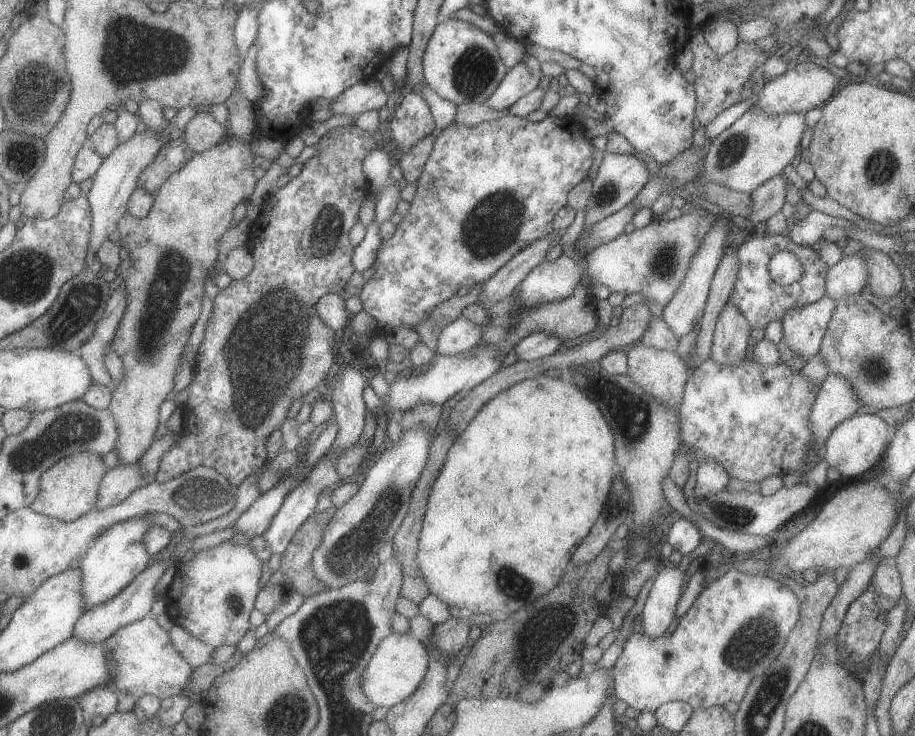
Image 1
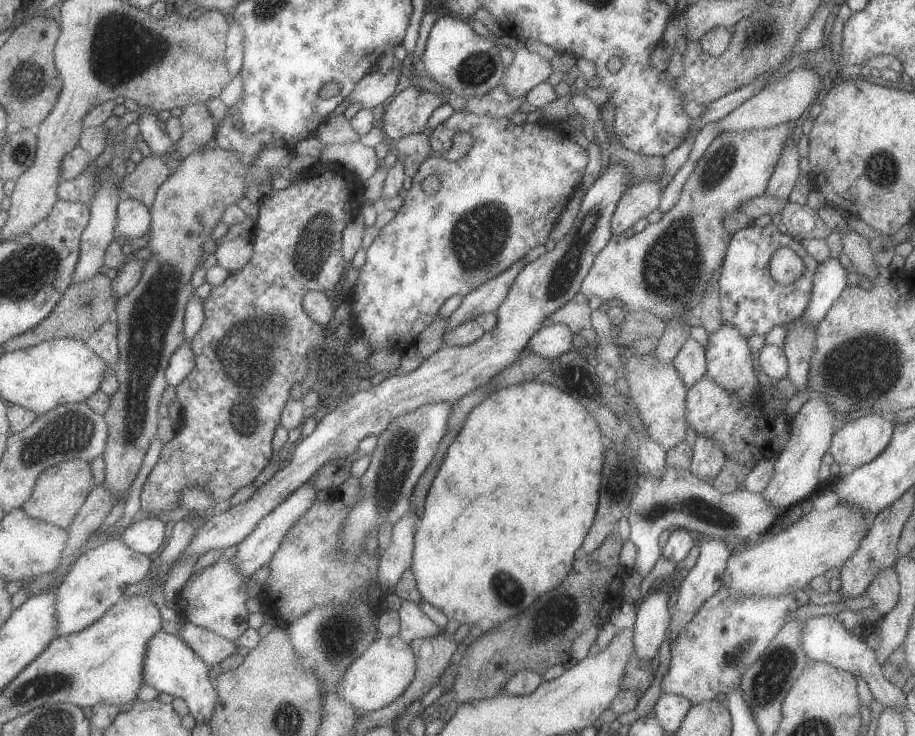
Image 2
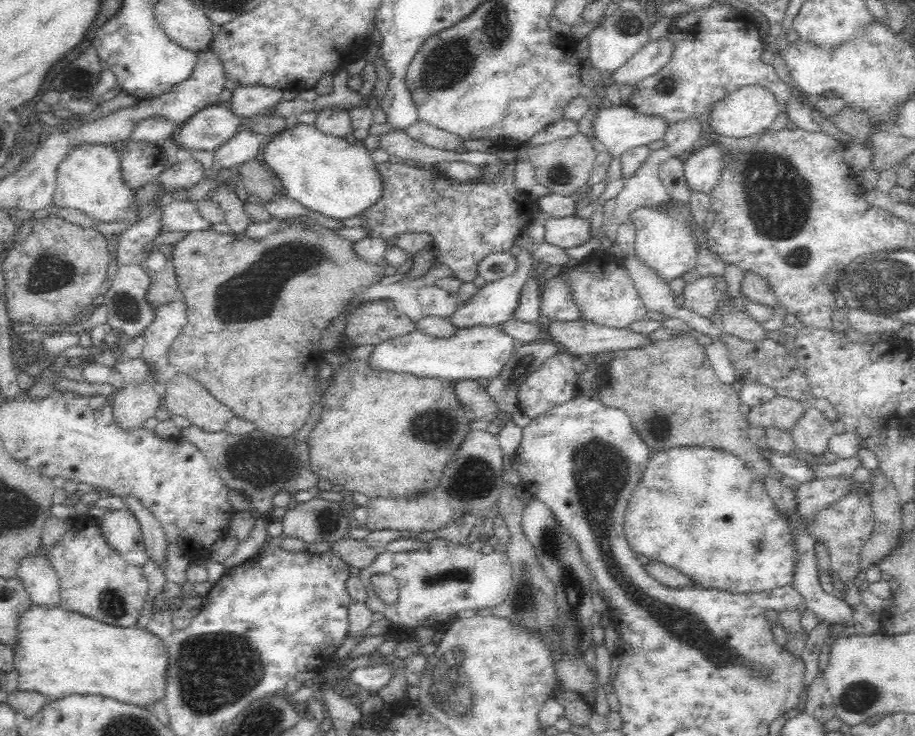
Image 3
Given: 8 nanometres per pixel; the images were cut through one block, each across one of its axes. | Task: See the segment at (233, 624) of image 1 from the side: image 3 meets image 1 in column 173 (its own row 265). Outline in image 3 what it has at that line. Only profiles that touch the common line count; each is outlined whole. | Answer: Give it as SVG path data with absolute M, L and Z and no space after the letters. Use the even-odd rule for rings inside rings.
M601 253L592 254L584 258L583 263L576 270L568 273L573 276L577 298L580 299L580 305L584 309L584 318L588 321L624 328L635 320L650 316L645 304L638 297L627 269L624 269L611 255L605 258Z

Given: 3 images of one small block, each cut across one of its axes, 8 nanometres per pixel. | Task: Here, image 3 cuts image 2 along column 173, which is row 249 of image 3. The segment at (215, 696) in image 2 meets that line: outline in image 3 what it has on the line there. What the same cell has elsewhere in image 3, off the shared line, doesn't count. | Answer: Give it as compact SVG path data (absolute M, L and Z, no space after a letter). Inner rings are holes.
M681 207L680 215L656 212L648 209L638 209L630 215L636 225L634 254L636 262L647 268L660 281L669 285L676 278L683 278L687 272L697 266L697 253L692 239L694 222L689 214L689 209Z

